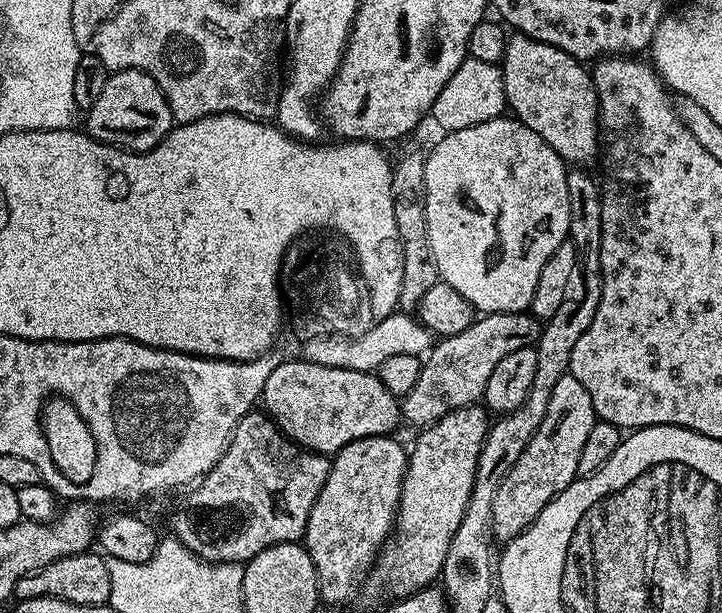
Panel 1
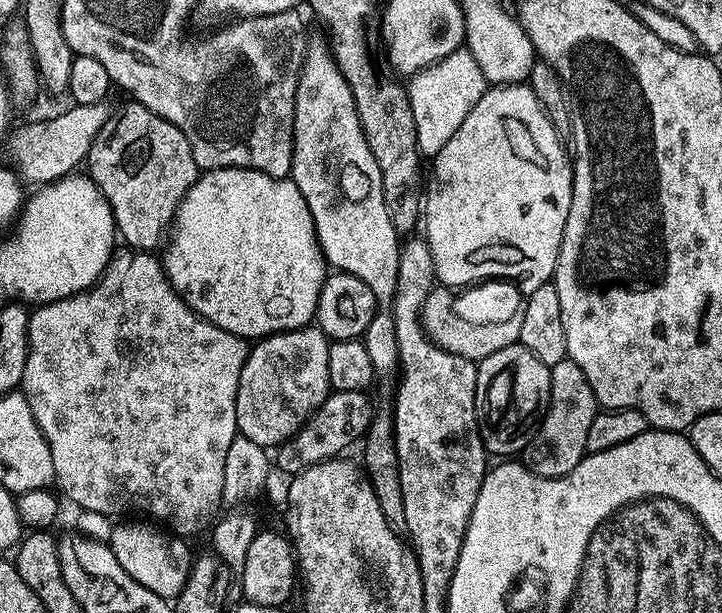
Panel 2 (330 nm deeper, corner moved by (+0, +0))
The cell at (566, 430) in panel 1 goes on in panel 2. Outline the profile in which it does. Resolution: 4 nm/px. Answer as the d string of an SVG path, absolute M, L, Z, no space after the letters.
M566 358L551 369L550 402L536 435L526 449L526 463L529 470L539 476L565 476L584 460L588 452L586 437L598 405L594 390L590 390L590 382L586 382L586 374L578 370L574 361Z

